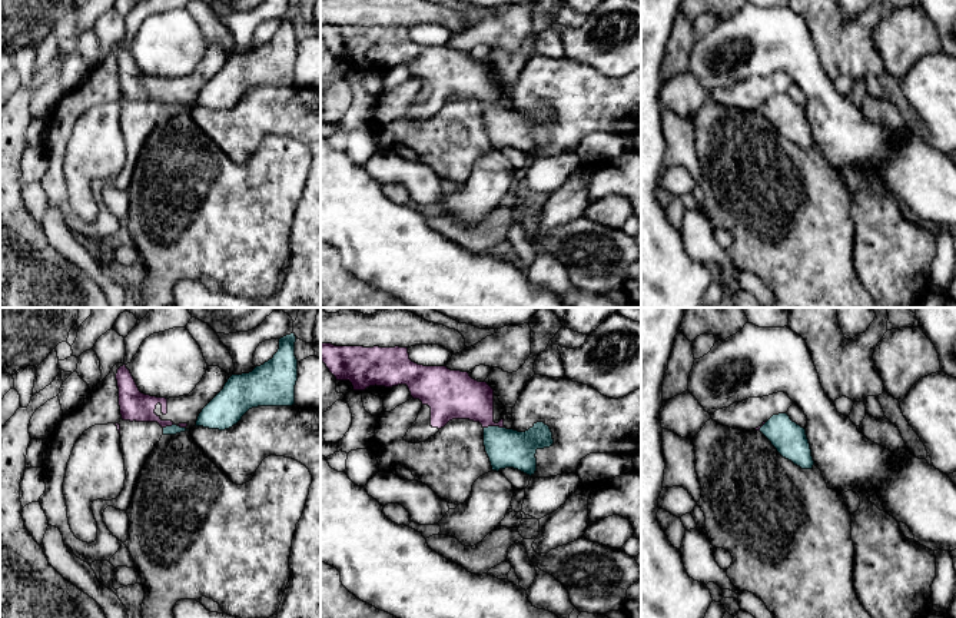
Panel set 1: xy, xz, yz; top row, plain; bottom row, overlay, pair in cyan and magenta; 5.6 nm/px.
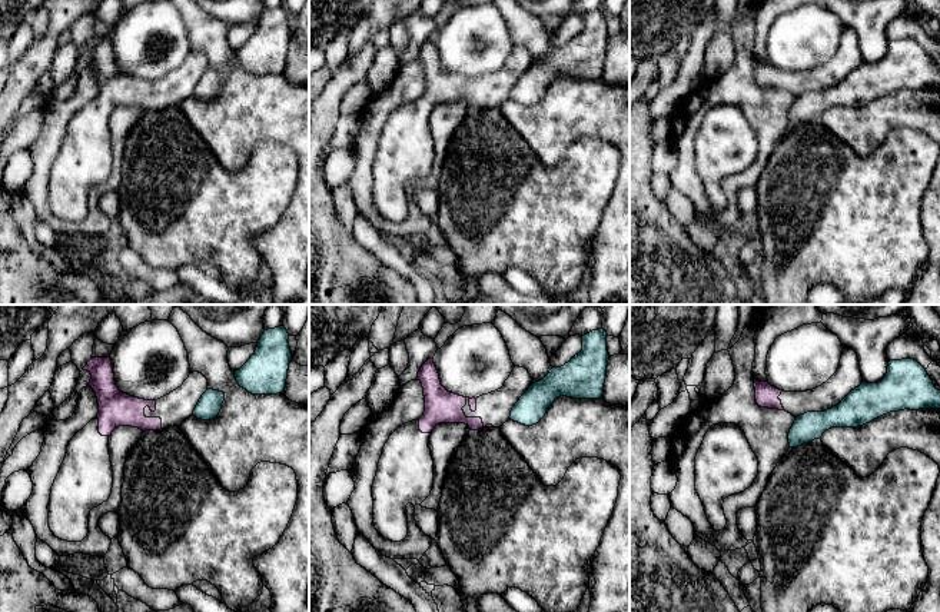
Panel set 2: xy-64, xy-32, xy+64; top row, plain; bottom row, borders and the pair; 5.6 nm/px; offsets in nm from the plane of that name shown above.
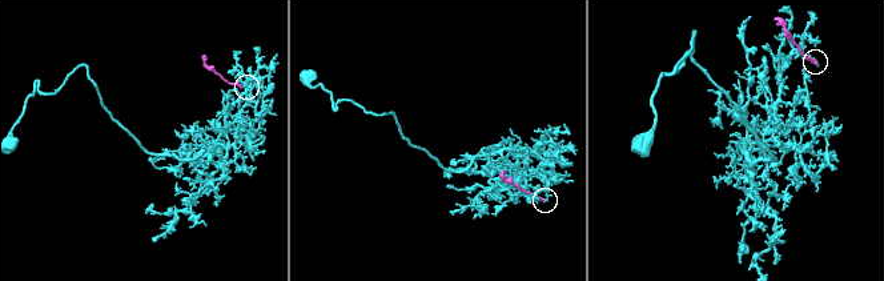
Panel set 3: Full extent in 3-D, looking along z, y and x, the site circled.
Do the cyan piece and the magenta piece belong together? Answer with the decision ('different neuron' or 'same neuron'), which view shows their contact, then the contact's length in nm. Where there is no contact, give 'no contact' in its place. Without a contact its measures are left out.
different neuron | xz | 120 nm

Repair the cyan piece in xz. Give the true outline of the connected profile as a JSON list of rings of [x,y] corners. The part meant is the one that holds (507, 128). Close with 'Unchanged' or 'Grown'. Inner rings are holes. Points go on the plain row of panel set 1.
[[[544,102],[534,103],[525,112],[488,106],[484,107],[484,126],[492,150],[505,147],[518,149],[527,154],[537,150],[535,133],[538,129],[552,126],[552,112]]]. Unchanged

